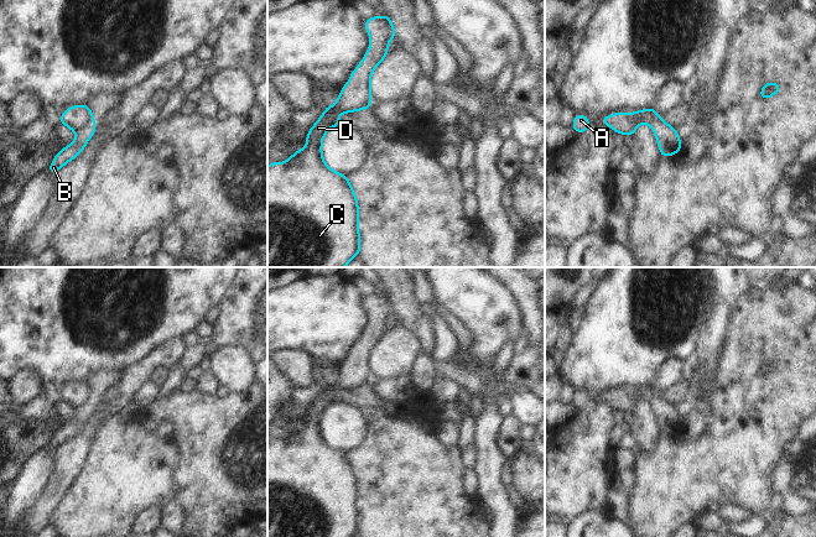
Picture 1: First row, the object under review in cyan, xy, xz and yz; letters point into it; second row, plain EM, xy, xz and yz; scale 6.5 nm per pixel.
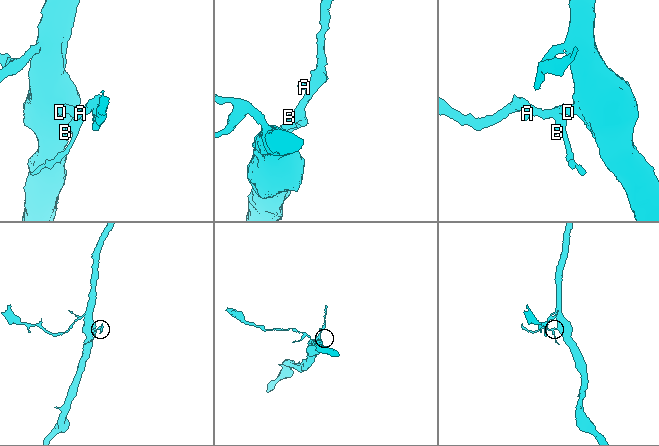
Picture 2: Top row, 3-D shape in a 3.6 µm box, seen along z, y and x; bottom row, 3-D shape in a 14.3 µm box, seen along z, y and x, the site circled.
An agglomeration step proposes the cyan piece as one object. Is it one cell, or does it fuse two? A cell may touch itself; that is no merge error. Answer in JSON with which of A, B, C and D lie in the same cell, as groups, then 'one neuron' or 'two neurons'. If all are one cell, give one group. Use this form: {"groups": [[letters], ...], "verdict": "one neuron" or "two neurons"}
{"groups": [["A", "C", "D"], ["B"]], "verdict": "two neurons"}

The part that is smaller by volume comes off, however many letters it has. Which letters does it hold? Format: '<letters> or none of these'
B

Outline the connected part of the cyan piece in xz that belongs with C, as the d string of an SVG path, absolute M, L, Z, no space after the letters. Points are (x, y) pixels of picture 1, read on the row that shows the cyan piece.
M388 15L365 20L370 46L337 101L327 106L311 127L307 145L282 163L267 166L267 267L345 267L360 251L358 231L358 199L348 176L333 171L322 157L322 142L326 132L341 125L338 116L344 113L367 109L373 97L370 79L373 71L388 56L388 46L395 37L395 30Z

